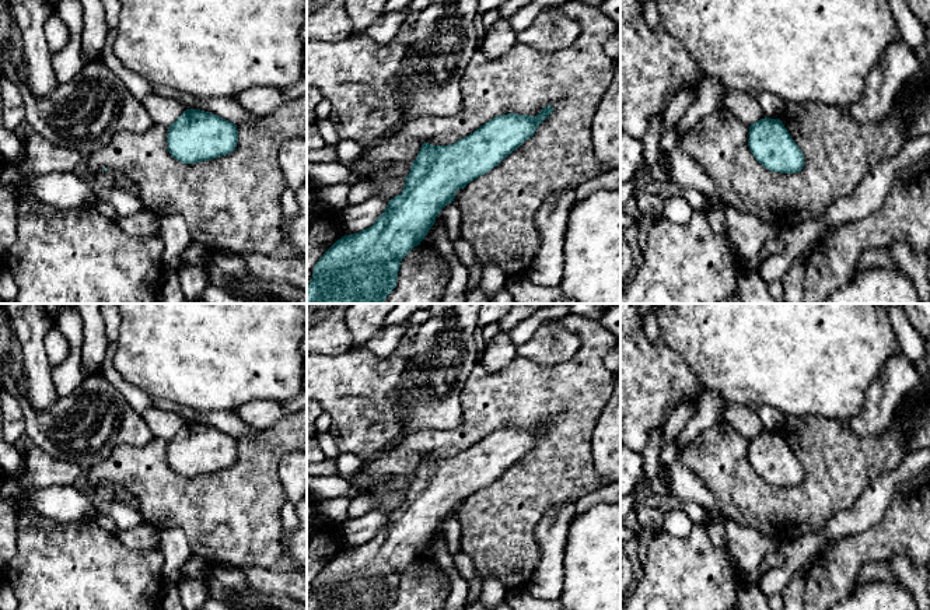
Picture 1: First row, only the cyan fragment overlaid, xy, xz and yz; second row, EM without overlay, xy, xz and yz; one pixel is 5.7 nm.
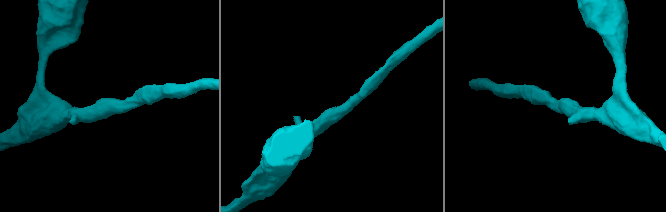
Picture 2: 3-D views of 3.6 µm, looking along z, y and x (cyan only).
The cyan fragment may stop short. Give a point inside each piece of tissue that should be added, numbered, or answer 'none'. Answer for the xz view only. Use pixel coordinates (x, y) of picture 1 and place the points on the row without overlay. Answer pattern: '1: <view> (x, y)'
none

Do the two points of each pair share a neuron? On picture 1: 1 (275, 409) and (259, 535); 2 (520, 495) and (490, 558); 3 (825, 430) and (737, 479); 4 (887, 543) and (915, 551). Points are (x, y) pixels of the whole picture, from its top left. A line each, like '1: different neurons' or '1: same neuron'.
1: different neurons
2: same neuron
3: same neuron
4: same neuron

